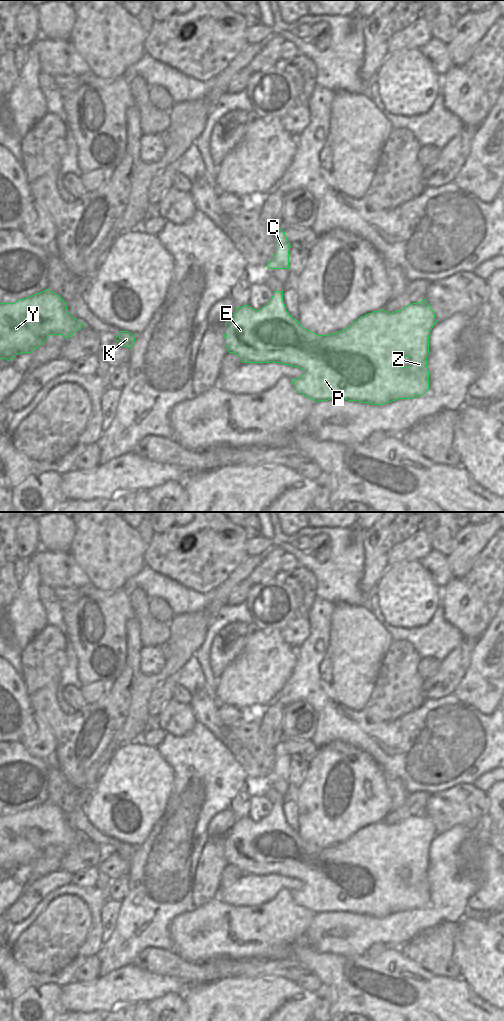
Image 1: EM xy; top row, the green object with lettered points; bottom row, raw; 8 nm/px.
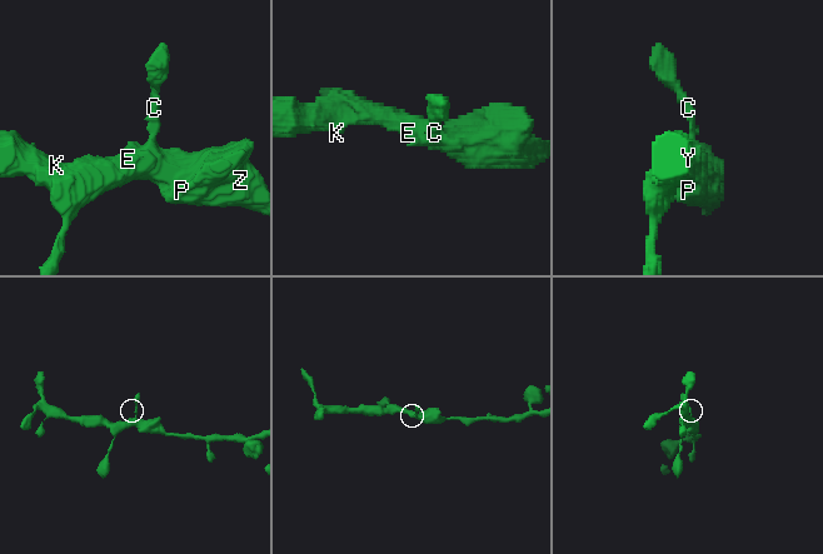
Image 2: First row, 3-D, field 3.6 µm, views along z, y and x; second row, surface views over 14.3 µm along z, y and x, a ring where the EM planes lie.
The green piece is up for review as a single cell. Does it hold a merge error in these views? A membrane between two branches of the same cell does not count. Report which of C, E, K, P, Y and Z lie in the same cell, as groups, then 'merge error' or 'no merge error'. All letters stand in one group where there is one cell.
C E K P Y Z | no merge error

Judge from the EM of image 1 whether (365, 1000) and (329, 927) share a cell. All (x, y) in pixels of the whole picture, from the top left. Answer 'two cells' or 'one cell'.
two cells

